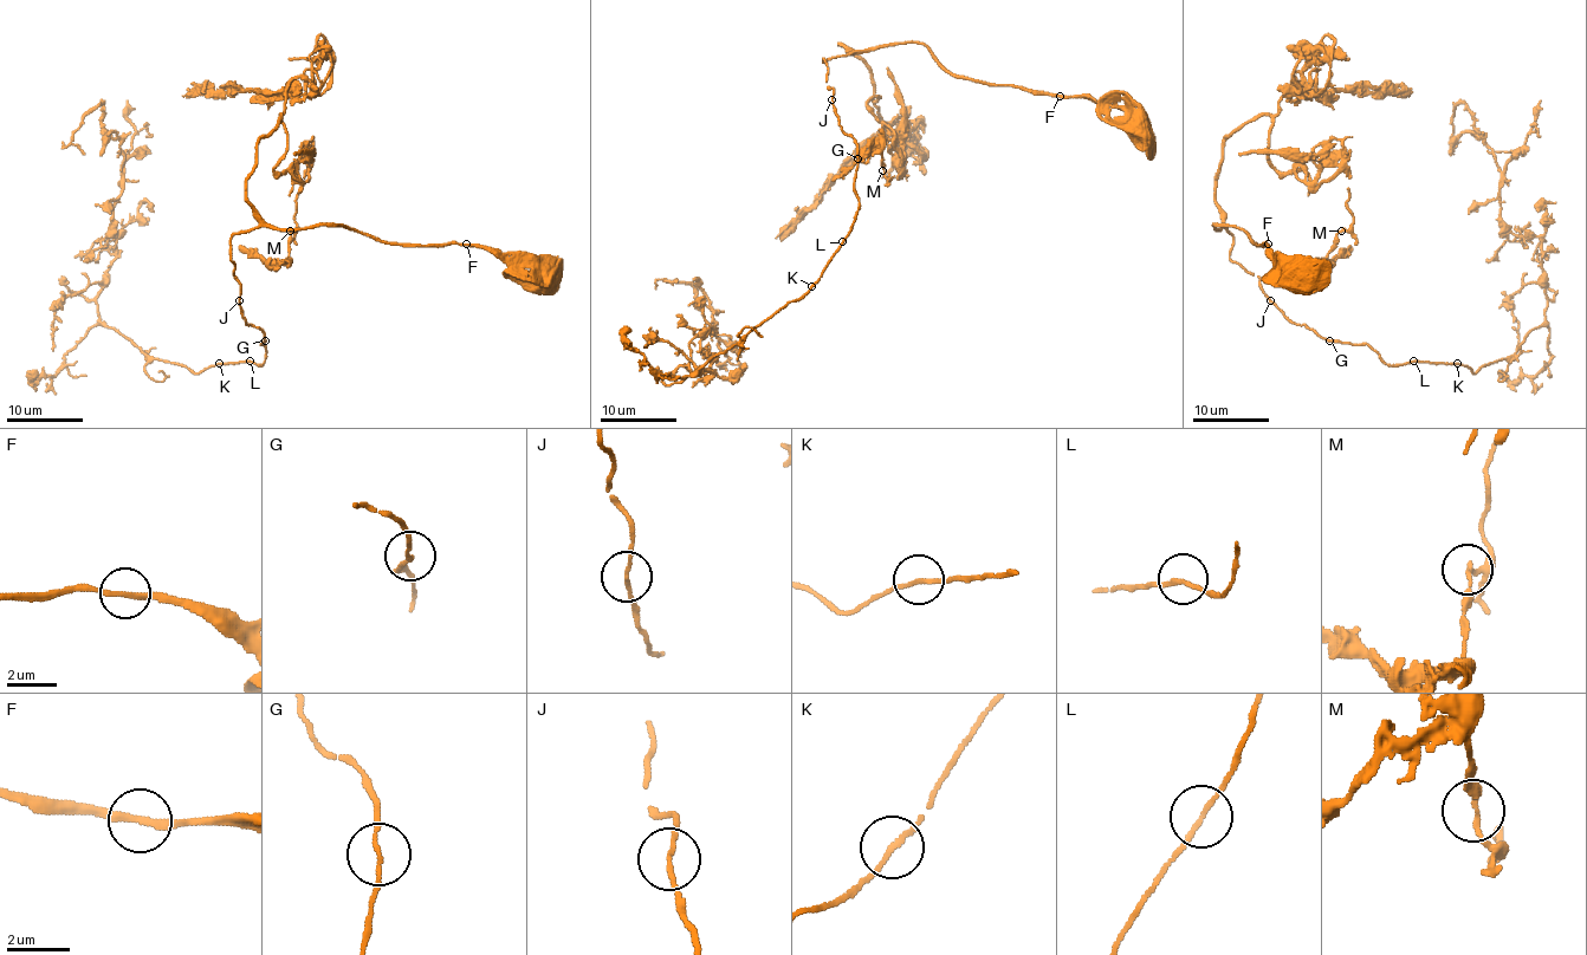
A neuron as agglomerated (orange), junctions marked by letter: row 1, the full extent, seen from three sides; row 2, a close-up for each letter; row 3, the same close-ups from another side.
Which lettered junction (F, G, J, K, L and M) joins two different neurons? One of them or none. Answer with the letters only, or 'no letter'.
no letter

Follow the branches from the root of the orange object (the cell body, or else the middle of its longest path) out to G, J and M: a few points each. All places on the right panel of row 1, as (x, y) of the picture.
G: (1296, 280), (1265, 244), (1213, 225), (1232, 236), (1229, 257), (1260, 278), (1290, 320), (1330, 339)
J: (1296, 280), (1265, 244), (1260, 246), (1236, 226), (1213, 225), (1232, 236), (1229, 257), (1260, 278), (1270, 301)
M: (1296, 280), (1265, 244), (1213, 226), (1223, 142), (1269, 115), (1281, 173), (1349, 179), (1341, 231)

